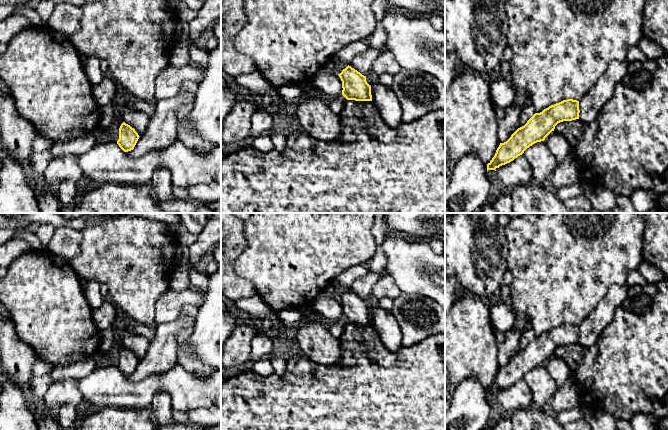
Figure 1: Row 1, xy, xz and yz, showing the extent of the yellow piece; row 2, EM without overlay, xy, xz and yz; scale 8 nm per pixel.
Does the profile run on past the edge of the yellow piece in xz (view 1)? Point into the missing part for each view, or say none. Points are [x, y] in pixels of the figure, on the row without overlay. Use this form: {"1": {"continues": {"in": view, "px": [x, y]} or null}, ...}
{"1": {"continues": null}}

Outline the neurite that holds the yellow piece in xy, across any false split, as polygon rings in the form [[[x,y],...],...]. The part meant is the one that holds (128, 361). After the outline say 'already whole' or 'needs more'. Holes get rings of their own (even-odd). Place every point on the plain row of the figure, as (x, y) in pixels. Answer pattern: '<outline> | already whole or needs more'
[[[123,346],[119,352],[117,368],[124,376],[128,376],[134,373],[139,361],[134,352]]] | already whole

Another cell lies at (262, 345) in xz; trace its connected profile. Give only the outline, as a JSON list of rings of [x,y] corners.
[[[262,329],[252,341],[252,349],[249,360],[257,362],[263,358],[270,358],[273,355],[274,336],[270,331]]]

